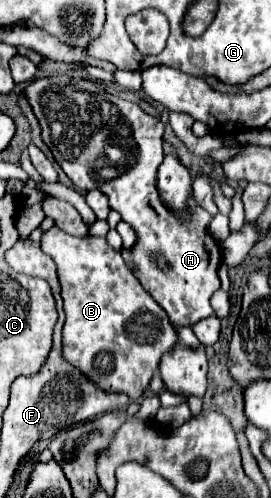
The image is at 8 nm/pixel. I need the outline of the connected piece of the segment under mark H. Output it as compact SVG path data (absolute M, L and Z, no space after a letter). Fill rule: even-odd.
M44 76L34 80L30 86L26 86L24 94L32 104L36 118L40 120L42 138L52 150L54 160L60 164L64 174L74 182L74 186L80 192L88 192L92 188L98 188L100 192L104 192L110 200L110 208L116 210L122 216L122 220L134 228L136 242L130 248L130 260L134 263L133 274L144 286L144 290L166 310L172 324L194 326L196 322L212 316L210 296L220 288L218 268L222 264L222 252L220 252L220 244L208 232L212 216L196 204L192 193L188 199L188 206L190 206L188 216L170 214L170 210L160 202L160 196L156 192L156 168L164 158L164 152L162 152L164 124L158 118L146 114L138 104L112 96L104 88L82 78ZM154 252L162 252L166 256L166 260L170 262L170 272L160 272L152 264L150 254Z

